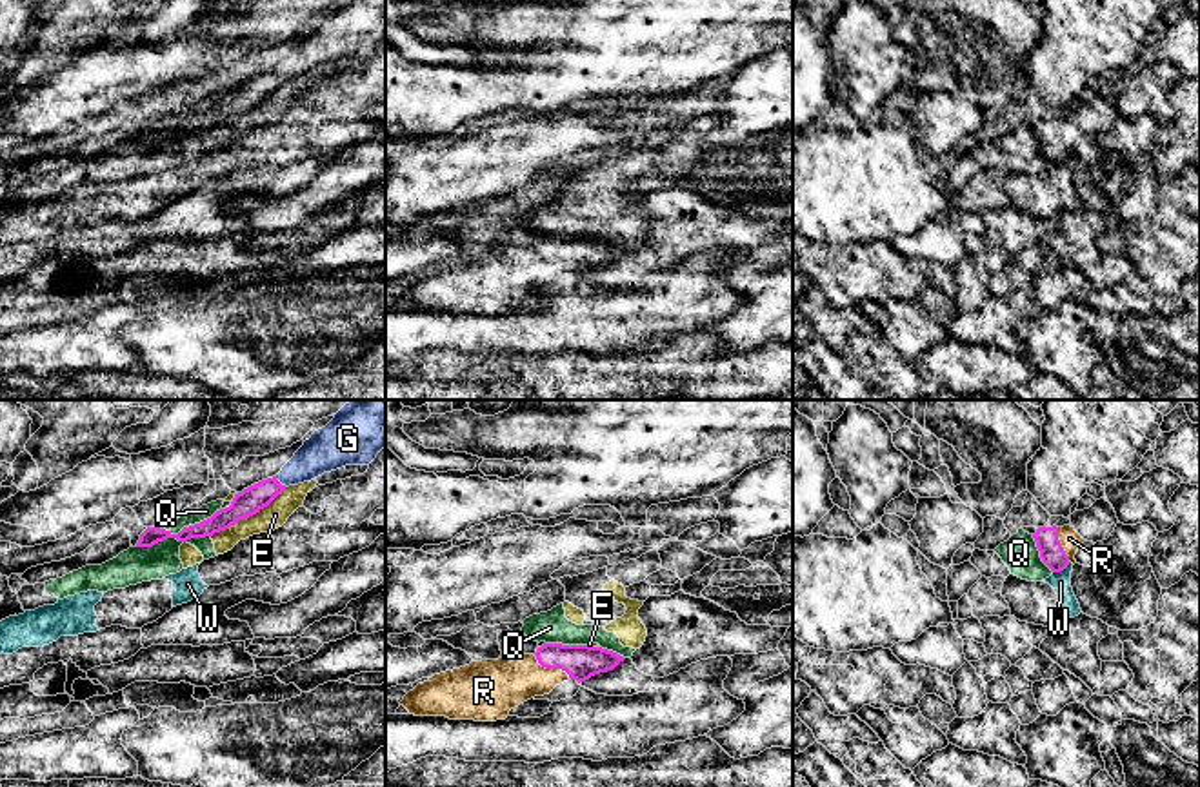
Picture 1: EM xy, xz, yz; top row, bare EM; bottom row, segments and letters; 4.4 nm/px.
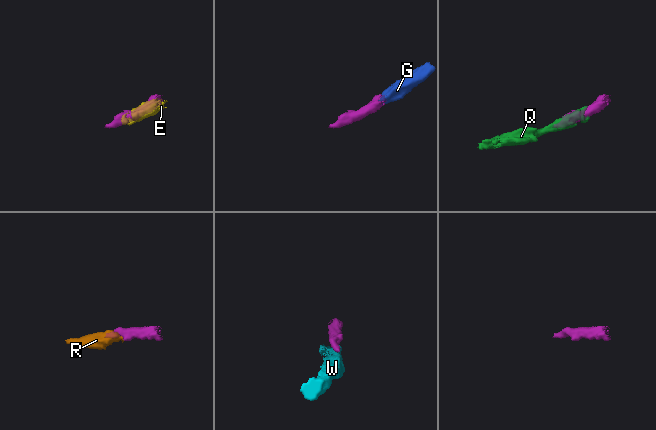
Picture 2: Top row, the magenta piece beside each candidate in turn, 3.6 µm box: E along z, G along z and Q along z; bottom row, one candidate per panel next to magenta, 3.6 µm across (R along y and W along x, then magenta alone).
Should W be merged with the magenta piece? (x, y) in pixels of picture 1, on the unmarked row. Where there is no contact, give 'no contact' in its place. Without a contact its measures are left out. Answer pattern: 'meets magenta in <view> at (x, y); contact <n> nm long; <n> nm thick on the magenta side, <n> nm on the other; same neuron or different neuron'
meets magenta in yz at (1060, 162); contact 90 nm long; 110 nm thick on the magenta side, 90 nm on the other; different neuron

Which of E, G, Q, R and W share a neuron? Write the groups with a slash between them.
E Q / G R / W

